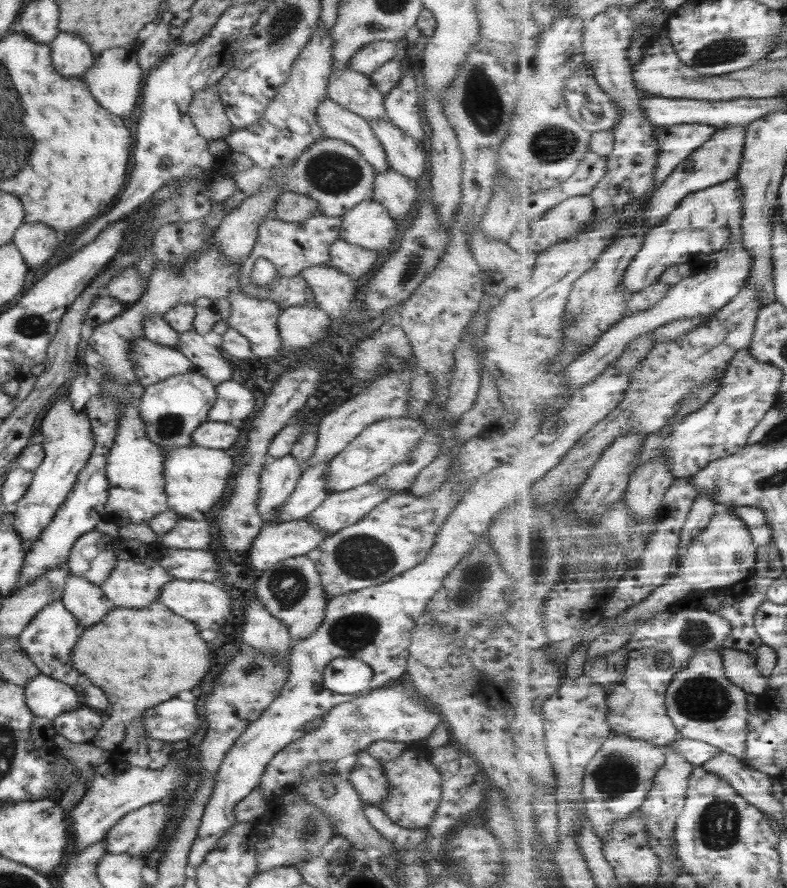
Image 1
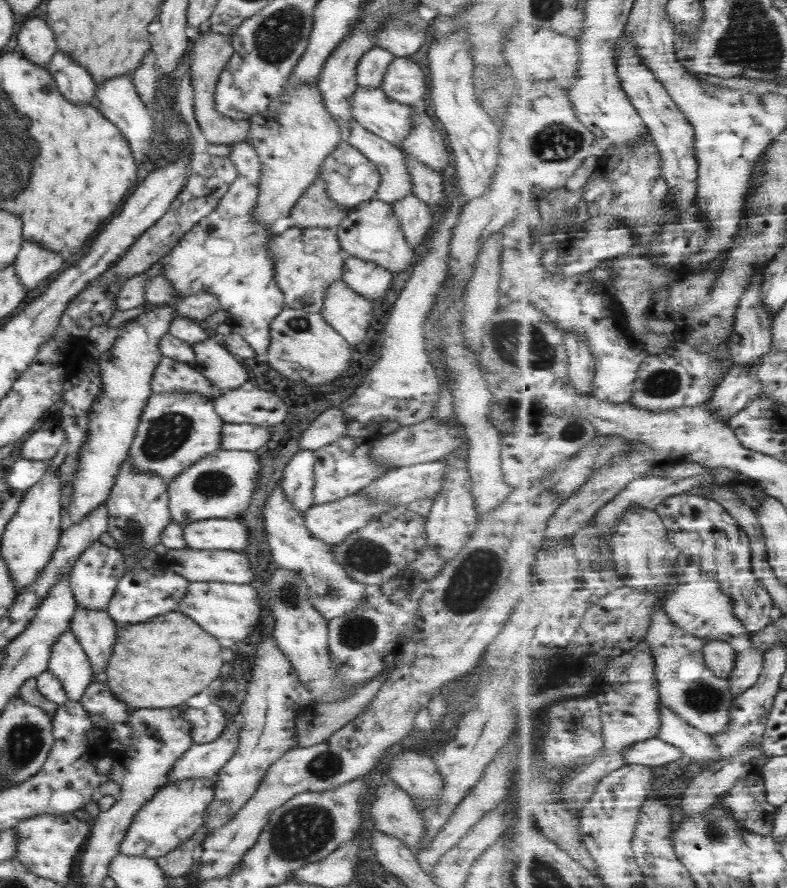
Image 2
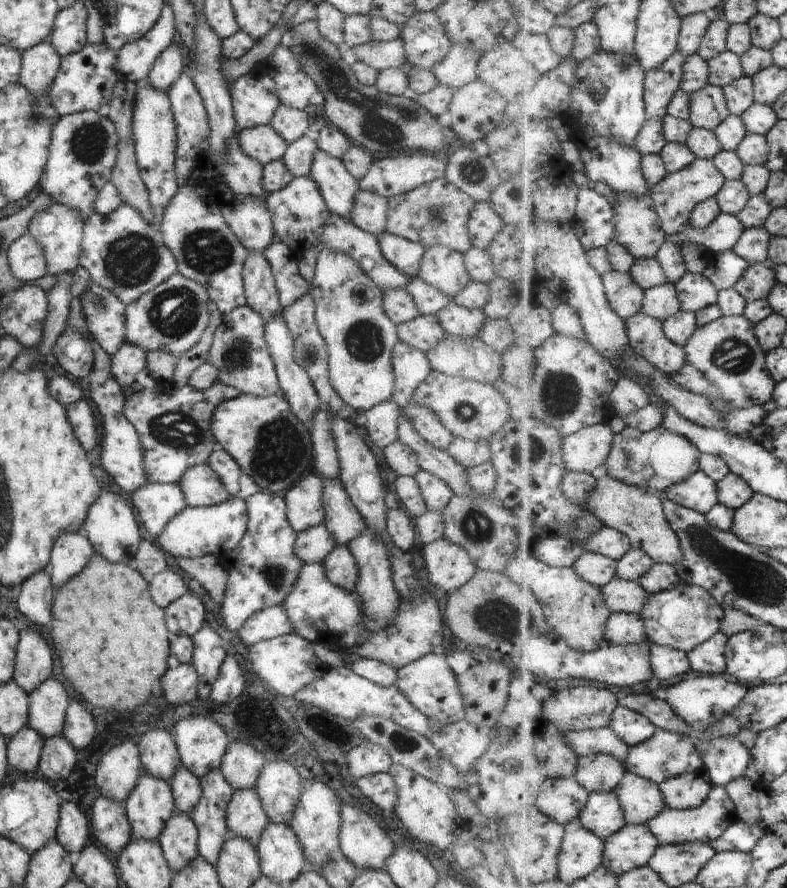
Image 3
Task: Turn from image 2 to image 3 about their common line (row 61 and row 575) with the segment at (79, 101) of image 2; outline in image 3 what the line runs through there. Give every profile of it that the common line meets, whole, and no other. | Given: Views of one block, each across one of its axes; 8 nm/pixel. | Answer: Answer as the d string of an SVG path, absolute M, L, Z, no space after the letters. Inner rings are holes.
M82 531L59 532L53 540L49 564L51 570L49 578L55 586L77 574L93 554L93 548Z

